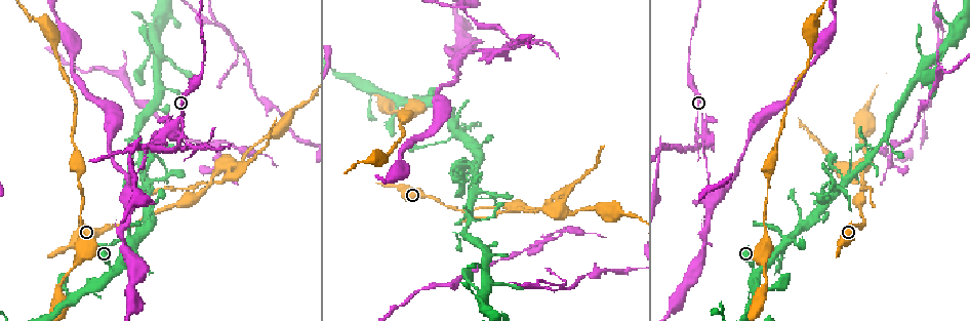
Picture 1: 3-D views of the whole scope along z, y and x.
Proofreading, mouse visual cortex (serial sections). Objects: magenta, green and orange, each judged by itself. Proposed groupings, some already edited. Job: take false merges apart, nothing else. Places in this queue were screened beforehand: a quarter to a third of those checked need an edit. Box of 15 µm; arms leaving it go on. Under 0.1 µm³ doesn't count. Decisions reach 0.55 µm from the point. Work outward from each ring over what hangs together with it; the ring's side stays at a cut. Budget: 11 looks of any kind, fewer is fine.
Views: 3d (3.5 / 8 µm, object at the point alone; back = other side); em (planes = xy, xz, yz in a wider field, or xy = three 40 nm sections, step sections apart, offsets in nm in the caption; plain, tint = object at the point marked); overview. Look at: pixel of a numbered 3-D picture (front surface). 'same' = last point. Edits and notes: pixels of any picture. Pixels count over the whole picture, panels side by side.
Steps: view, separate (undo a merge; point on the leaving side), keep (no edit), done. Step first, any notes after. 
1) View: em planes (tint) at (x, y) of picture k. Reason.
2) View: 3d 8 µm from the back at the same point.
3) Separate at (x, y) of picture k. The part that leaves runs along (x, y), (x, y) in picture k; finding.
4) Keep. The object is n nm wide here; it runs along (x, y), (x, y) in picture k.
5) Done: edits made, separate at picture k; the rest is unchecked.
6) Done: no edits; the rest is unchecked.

View: 3d 8 µm from the back at (110, 274) of picture 1. Sharp bend.

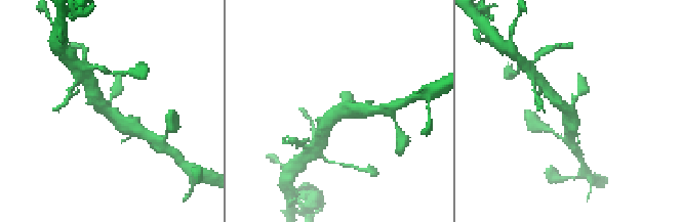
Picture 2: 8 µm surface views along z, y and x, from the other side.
View: em planes (tint) at (571, 109) of picture 2.

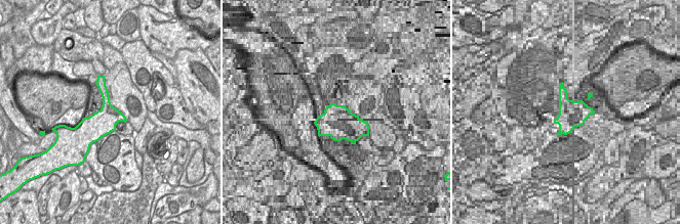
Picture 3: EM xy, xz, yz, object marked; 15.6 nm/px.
Keep. The object is 400 nm wide here; it runs along (348, 98), (328, 121), (324, 131) in picture 2; continuous, no second cell.

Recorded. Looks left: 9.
View: 3d 3.5 µm at (74, 295) of picture 1. Thin neck.

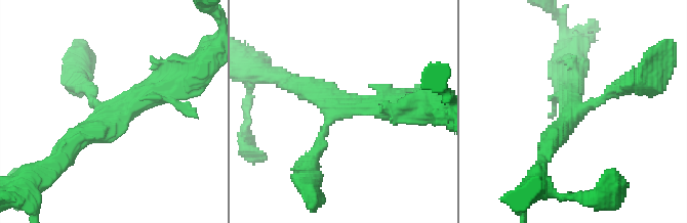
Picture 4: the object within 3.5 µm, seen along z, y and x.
Keep. 3 arms meet here; it runs along (172, 80), (113, 112), (66, 152) in picture 4; continuous, no second cell.

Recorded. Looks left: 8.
View: 3d 3.5 µm from the back at (860, 182) of picture 1. Calibre changes.

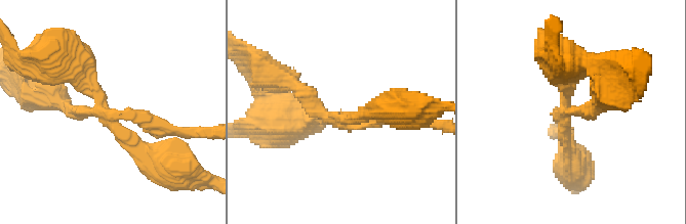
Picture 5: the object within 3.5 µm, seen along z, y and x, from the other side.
View: em planes (tint) at (333, 116) of picture 5.

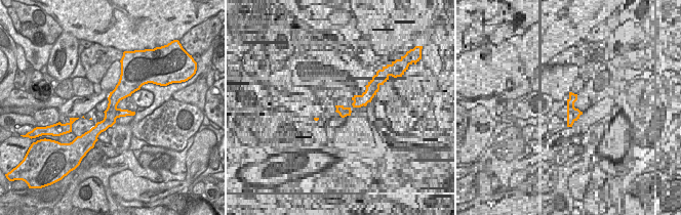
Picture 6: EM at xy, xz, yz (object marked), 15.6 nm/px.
Keep. It runs along (153, 162), (58, 64) in picture 5; one cell here.

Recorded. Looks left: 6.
View: 3d 8 µm at (784, 243) of picture 1. Abrupt turn.

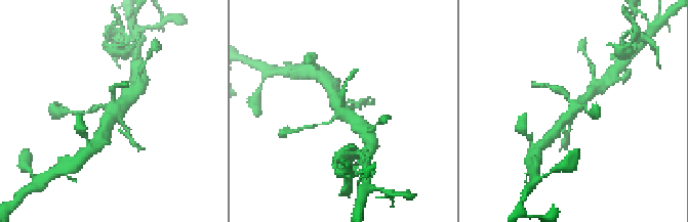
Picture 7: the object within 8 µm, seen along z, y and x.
View: em xy step 5 (tint) at (111, 109) of picture 7.

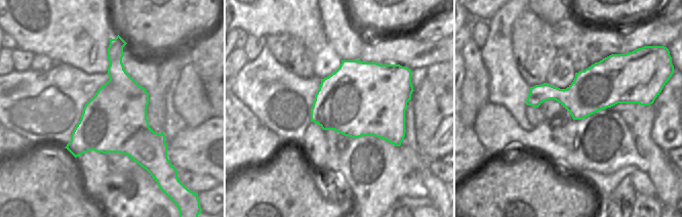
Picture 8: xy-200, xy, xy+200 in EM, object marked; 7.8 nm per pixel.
Keep. The object is 600 nm wide here; it runs along (556, 130), (567, 115), (592, 92) in picture 7; all the same cell.

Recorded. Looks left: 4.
View: 3d 3.5 µm at (475, 171) of picture 1.

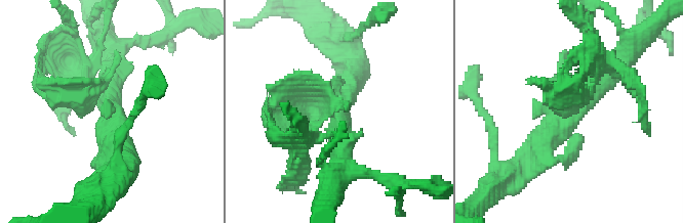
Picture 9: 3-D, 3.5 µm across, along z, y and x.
Separate at (293, 157) of picture 9. The part that leaves runs along (331, 114), (265, 125) in picture 9; a second cell is stuck on.

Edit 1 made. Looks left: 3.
Done: edits made, separate at picture 9; the rest is unchecked.

